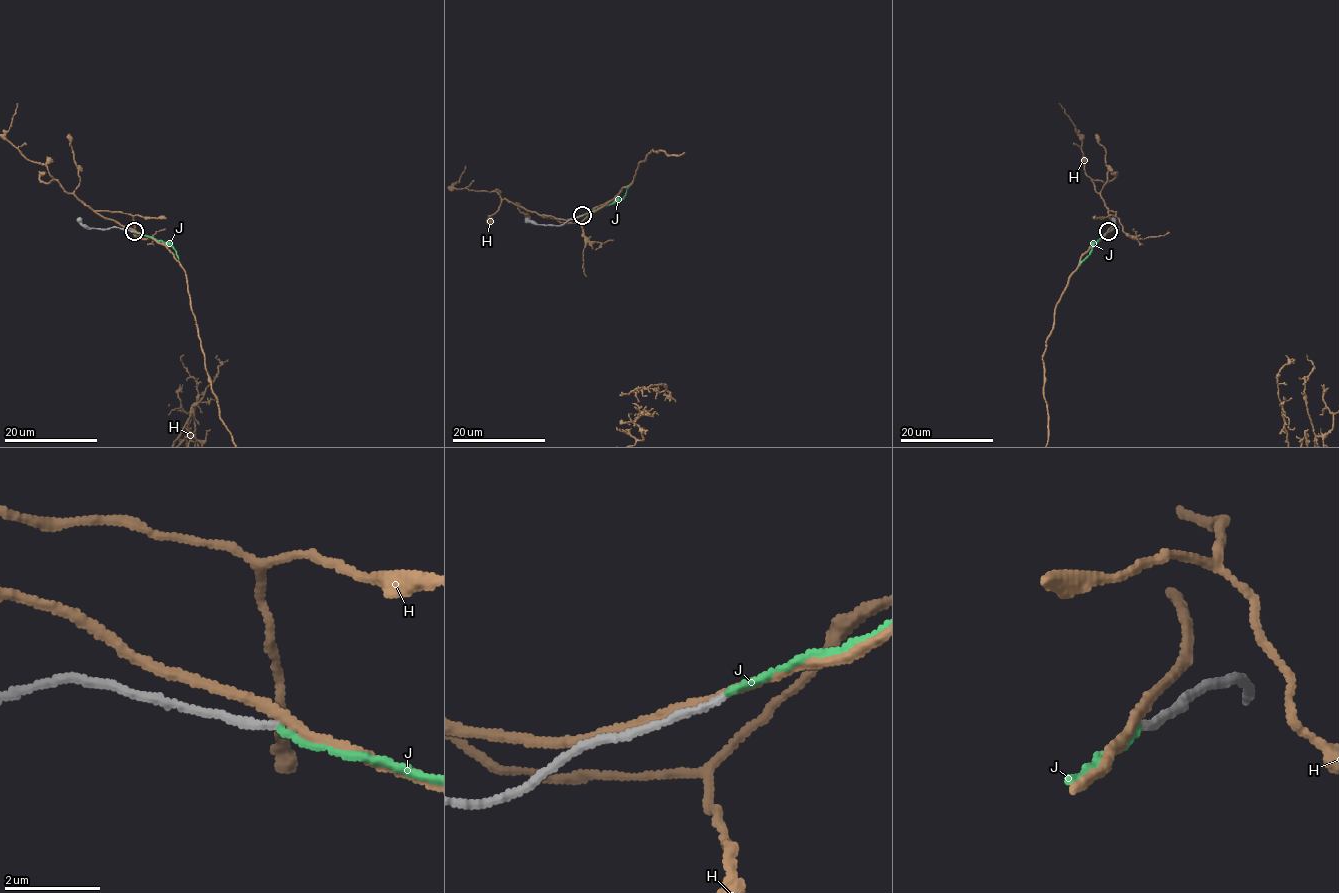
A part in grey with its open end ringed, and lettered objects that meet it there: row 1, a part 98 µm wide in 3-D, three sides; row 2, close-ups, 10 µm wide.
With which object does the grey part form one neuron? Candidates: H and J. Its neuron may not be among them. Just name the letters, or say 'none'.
J

